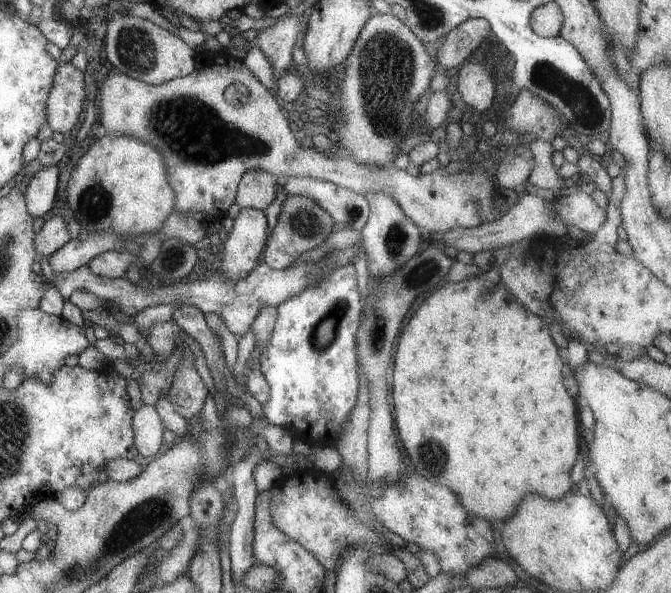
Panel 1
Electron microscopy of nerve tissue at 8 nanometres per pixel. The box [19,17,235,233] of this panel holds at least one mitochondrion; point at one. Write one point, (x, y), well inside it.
(137, 52)

